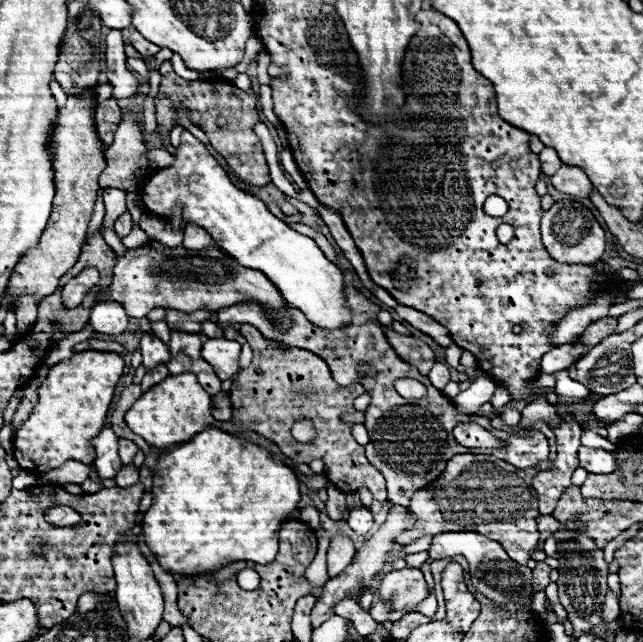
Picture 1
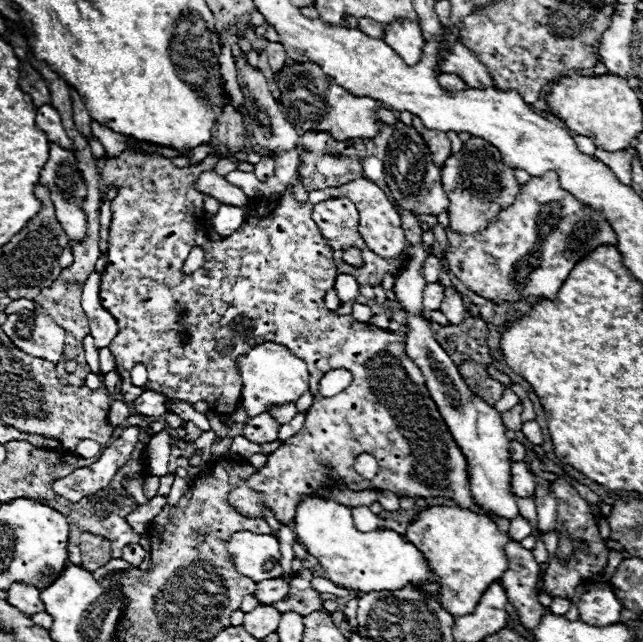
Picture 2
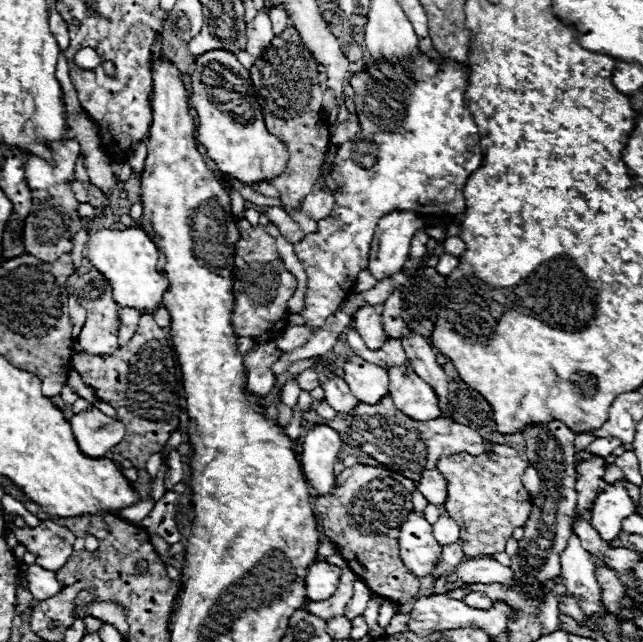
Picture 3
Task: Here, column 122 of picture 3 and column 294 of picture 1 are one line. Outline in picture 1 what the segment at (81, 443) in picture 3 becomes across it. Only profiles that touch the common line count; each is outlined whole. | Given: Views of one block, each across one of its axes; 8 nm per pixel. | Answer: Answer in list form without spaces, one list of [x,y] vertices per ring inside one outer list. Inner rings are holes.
[[[300,420],[300,422],[296,422],[294,428],[292,428],[292,436],[294,436],[298,442],[308,442],[308,440],[312,440],[312,438],[316,436],[312,422],[310,422],[310,420]]]

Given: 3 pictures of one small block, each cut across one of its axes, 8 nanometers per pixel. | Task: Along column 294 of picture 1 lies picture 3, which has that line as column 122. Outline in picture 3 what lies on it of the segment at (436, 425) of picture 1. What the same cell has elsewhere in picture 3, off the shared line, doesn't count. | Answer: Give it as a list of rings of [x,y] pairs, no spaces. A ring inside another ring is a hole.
[[[120,308],[120,334],[118,334],[120,346],[130,342],[130,338],[134,336],[134,332],[138,328],[138,318],[140,318],[140,314],[136,310]]]

